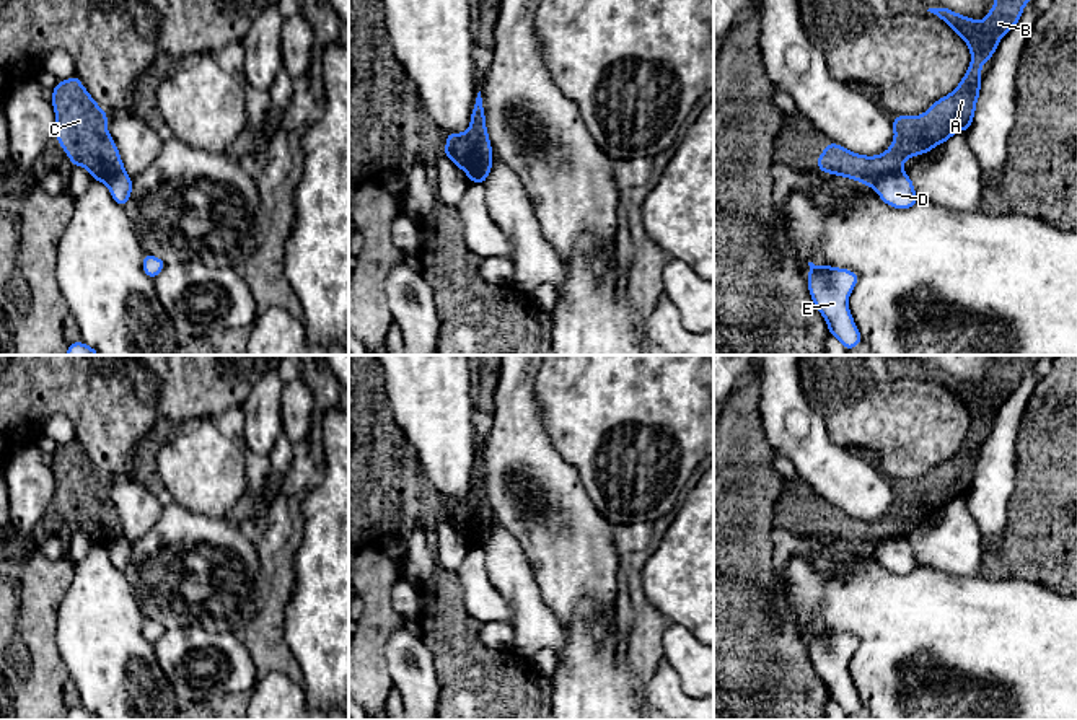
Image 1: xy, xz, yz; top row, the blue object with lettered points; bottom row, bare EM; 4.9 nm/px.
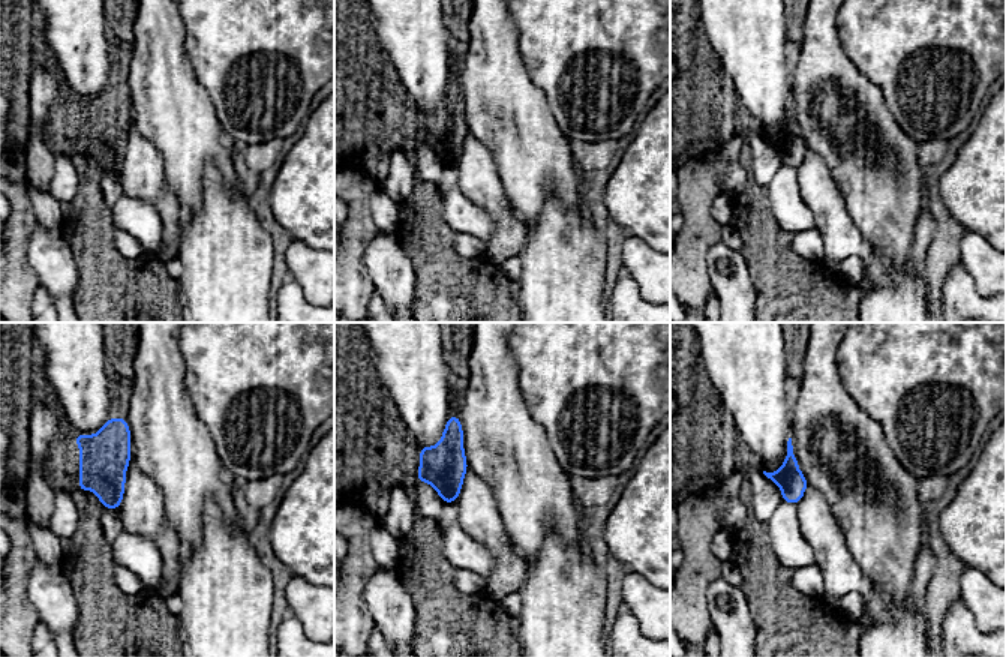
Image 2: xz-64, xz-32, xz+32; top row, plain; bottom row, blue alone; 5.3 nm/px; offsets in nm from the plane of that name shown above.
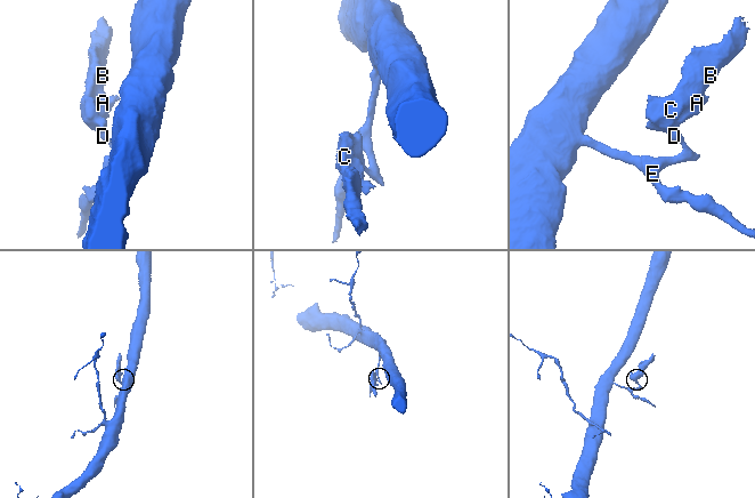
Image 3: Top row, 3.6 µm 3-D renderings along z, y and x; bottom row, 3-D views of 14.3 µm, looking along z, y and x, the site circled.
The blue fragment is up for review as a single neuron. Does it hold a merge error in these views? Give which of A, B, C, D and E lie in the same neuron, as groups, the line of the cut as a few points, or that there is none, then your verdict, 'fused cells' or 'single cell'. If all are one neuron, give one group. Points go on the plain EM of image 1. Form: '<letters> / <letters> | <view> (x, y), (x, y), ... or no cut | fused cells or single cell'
A B C / D E | xz (491, 520), (471, 546) | fused cells

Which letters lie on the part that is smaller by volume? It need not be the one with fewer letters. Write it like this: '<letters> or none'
A, B, C

